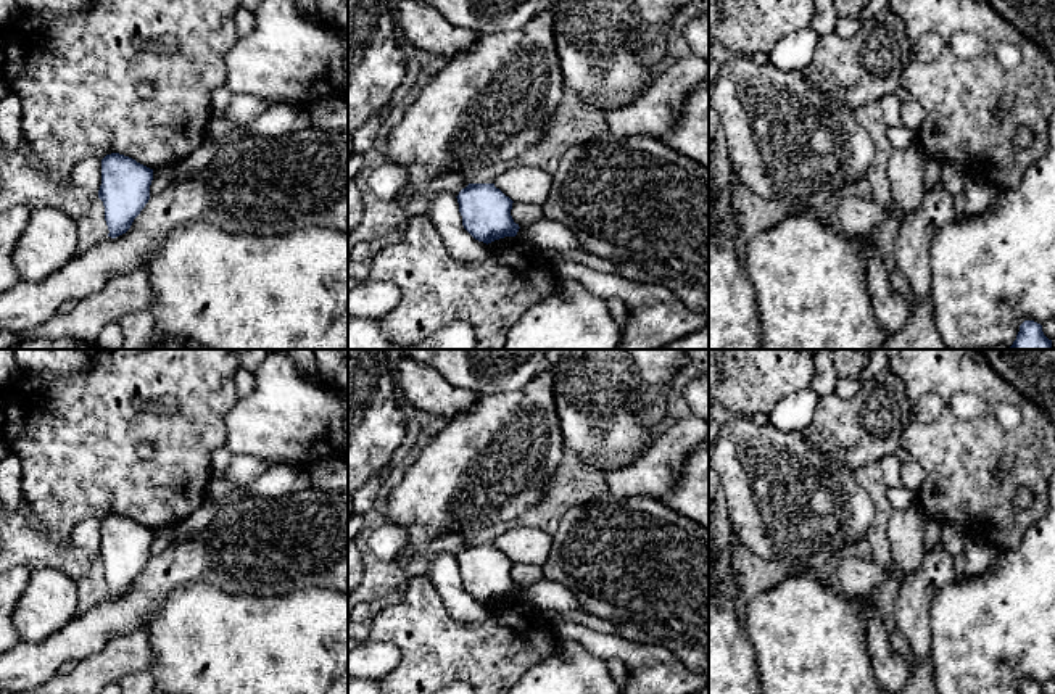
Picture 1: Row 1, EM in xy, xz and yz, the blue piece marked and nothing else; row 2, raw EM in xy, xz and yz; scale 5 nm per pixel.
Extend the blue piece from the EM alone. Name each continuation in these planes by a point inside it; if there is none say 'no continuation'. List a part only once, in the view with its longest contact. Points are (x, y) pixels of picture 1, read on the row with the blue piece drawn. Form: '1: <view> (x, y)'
no continuation

